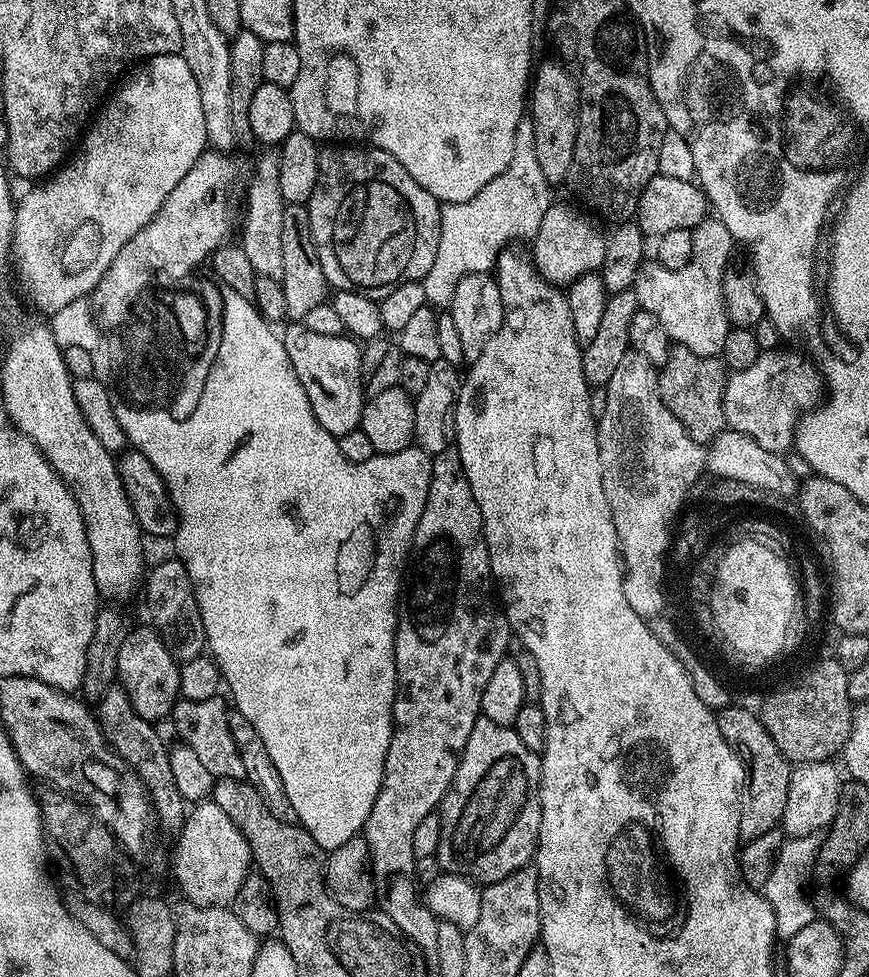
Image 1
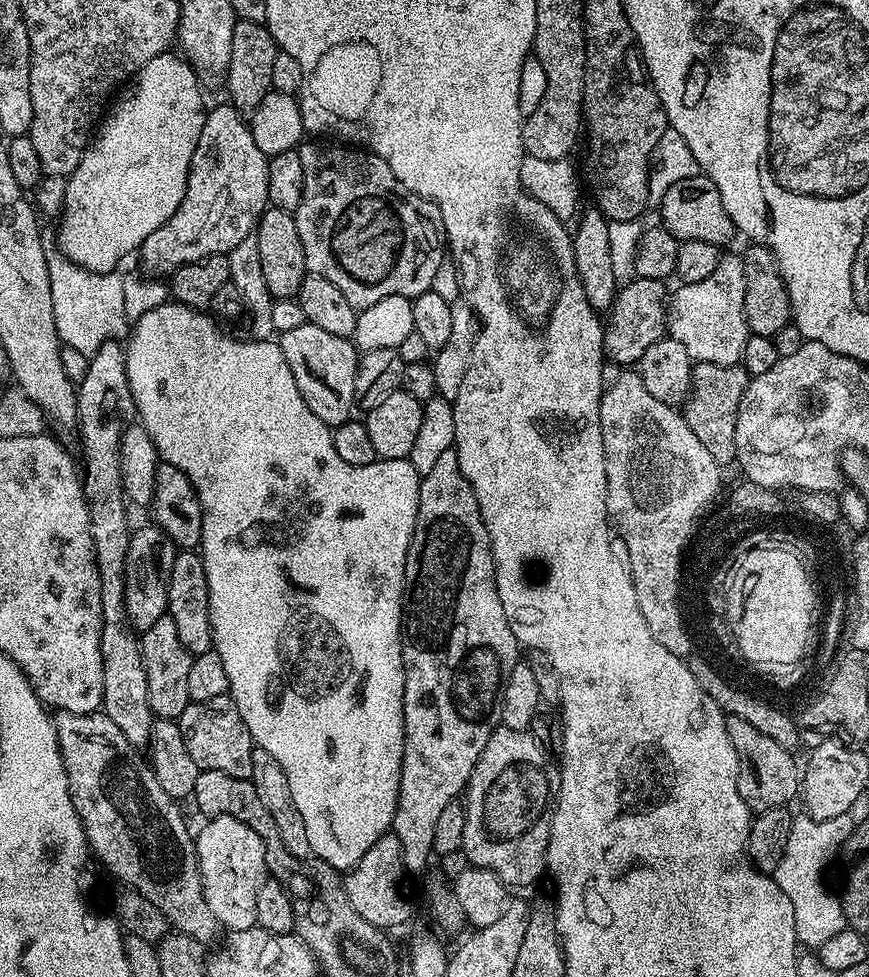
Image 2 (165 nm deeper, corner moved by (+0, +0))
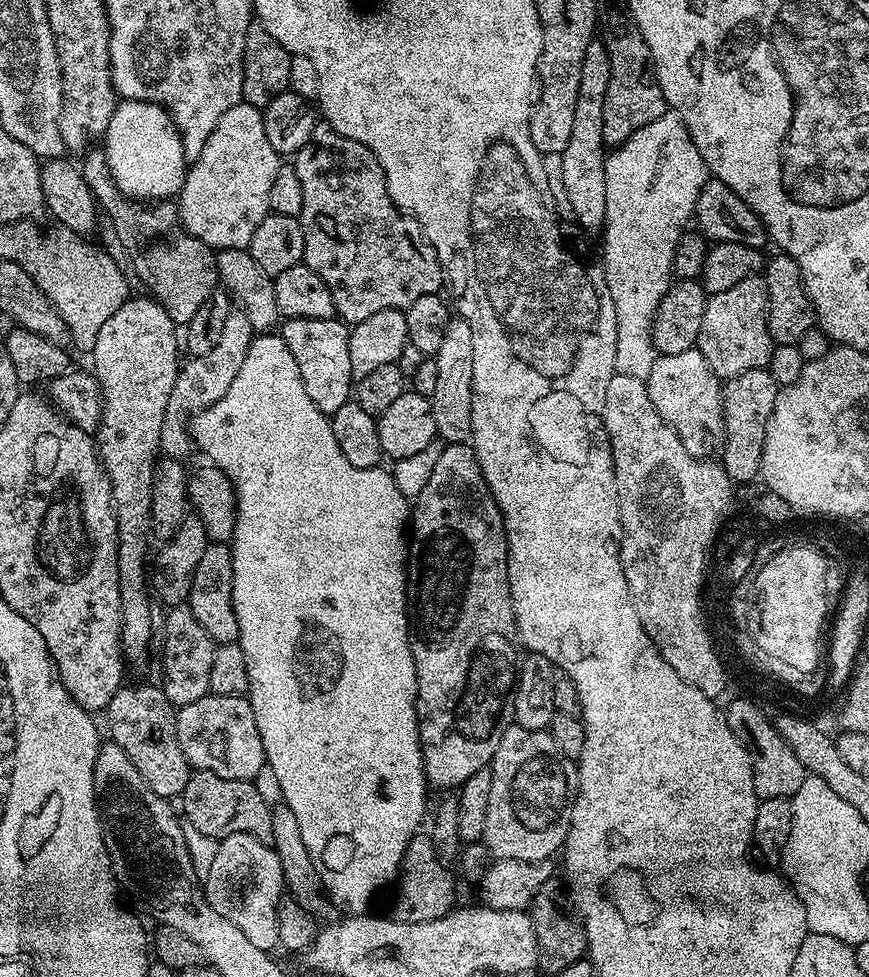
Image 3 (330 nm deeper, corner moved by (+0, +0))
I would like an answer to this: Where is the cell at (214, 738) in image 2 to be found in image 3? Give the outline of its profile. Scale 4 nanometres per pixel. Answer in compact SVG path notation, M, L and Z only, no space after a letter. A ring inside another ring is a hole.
M211 694L198 698L198 702L190 702L190 706L179 709L176 713L176 729L178 730L178 746L182 746L182 754L186 754L189 765L201 772L213 772L223 780L255 781L256 775L266 768L262 738L258 738L258 722L254 722L254 710L250 706L247 695L213 696Z

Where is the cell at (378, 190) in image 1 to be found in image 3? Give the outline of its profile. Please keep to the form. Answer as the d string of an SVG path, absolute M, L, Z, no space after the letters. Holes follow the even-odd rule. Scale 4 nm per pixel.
M318 122L314 126L314 134L310 134L310 142L306 146L302 146L302 150L294 153L294 167L298 174L298 182L302 182L302 210L298 219L304 235L303 263L308 264L310 270L314 270L314 274L318 274L318 278L322 278L322 282L326 282L326 286L330 286L330 294L334 294L334 306L336 307L336 316L339 319L351 326L362 322L362 318L370 318L370 314L378 314L378 310L390 310L391 308L406 310L414 302L418 302L418 298L435 296L441 291L444 284L444 271L440 268L434 246L428 244L428 240L424 237L424 231L420 229L418 222L401 212L392 201L378 158L370 149L362 146L362 142L354 142L350 138L340 136L330 125Z

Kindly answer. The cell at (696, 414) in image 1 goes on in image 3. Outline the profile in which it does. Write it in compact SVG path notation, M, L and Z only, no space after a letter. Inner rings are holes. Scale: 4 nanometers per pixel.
M767 368L746 370L746 374L731 377L723 385L724 438L722 441L722 467L733 485L748 484L760 475L762 442L766 436L766 422L774 410L778 386Z

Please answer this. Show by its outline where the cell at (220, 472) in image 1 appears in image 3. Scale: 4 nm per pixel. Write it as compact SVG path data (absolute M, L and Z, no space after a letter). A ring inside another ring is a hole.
M260 334L253 339L246 362L242 362L242 370L238 370L238 378L230 382L230 390L226 390L218 402L192 417L190 431L195 447L201 448L208 455L207 459L224 471L236 491L236 525L230 541L234 562L232 605L238 643L242 654L246 654L246 695L254 710L254 722L258 722L258 738L262 738L267 771L272 771L284 795L281 796L283 803L294 810L294 818L298 818L302 842L306 842L306 850L310 850L310 858L314 858L318 866L318 874L333 906L344 914L367 913L372 896L399 877L408 844L421 831L420 823L423 820L425 823L429 811L430 785L424 773L420 723L416 717L416 667L408 645L406 525L410 520L409 501L402 490L398 490L391 471L383 467L359 468L346 462L342 450L338 450L331 419L310 402L306 386L302 386L302 374L298 374L298 362L294 362L290 346L286 346L279 334Z

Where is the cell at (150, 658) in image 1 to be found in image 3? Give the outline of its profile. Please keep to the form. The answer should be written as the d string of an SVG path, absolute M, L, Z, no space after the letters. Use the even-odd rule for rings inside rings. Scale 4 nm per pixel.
M187 603L174 604L167 609L168 617L164 620L164 681L162 687L166 698L177 709L190 706L190 702L198 702L198 698L209 695L210 686L210 665L214 662L214 654L217 650L217 643L198 626L198 618L189 610Z

